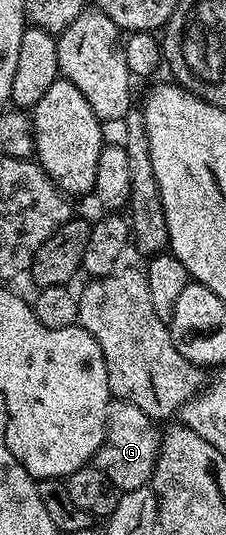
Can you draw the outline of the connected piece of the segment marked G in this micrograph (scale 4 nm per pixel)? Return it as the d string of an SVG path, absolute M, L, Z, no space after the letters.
M114 399L109 406L109 426L105 430L105 442L95 457L96 467L103 469L107 478L111 478L113 485L121 492L139 490L152 481L157 453L160 451L161 432L153 417L131 402Z

